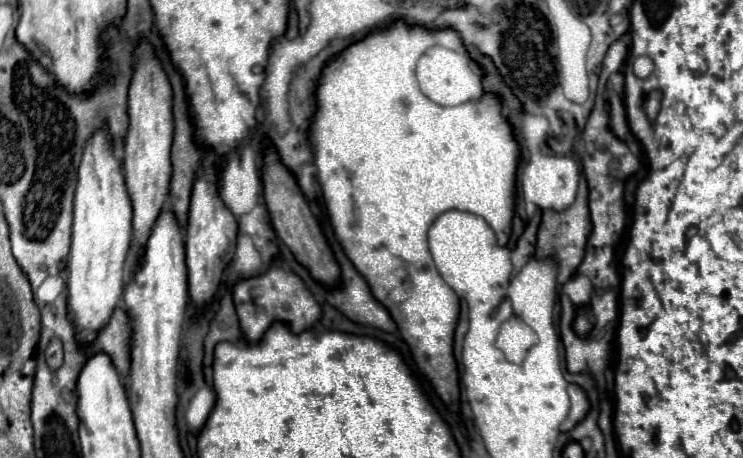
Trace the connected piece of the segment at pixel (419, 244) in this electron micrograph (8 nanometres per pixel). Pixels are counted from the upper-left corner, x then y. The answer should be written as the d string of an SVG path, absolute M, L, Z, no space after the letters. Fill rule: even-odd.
M400 20L382 32L372 32L366 40L344 50L324 68L316 94L318 112L314 116L310 140L314 146L318 180L322 184L323 204L336 238L340 240L346 256L354 262L356 270L370 284L372 294L386 304L390 312L396 312L398 316L404 312L404 316L408 316L408 312L414 310L414 314L410 314L414 322L406 324L410 332L406 330L404 338L410 344L416 368L430 380L434 392L446 408L450 412L458 412L460 388L452 342L460 302L456 292L442 280L434 266L428 250L428 230L440 214L448 210L464 210L482 216L492 226L498 244L504 246L510 236L516 194L514 180L520 154L496 96L486 94L480 102L440 106L420 92L416 62L424 50L434 44L442 44L457 54L466 54L462 40L458 40L454 32L428 32L420 26L406 26Z

